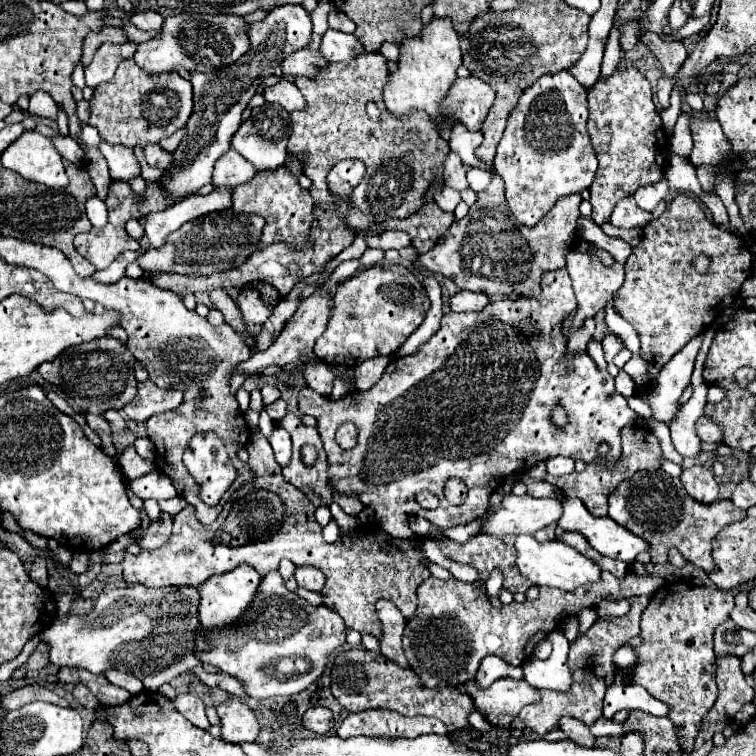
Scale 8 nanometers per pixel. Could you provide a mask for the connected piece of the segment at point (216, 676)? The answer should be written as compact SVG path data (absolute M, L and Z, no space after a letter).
M201 665L193 667L191 673L193 673L201 683L205 683L207 687L219 687L219 689L223 689L223 691L227 691L227 693L237 695L237 697L245 697L245 691L241 691L241 683L237 683L235 679L231 679L231 677L225 675L225 673L207 673L207 671L203 671Z

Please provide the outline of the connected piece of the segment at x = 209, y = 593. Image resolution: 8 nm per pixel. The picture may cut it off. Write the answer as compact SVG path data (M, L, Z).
M239 565L237 569L233 569L229 573L223 573L223 575L217 575L213 579L207 579L201 585L201 589L199 589L199 595L201 595L199 619L201 619L201 623L207 629L211 629L211 627L229 625L231 621L239 619L241 611L245 611L245 607L249 607L253 595L257 593L259 581L261 581L261 575L253 567L249 567L249 565Z

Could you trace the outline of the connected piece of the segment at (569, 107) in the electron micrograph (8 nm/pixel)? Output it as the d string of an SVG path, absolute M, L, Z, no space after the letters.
M569 71L549 73L537 79L523 91L517 107L509 113L493 169L505 181L505 197L513 217L525 227L537 225L559 197L581 193L593 183L597 155L585 125L587 89Z

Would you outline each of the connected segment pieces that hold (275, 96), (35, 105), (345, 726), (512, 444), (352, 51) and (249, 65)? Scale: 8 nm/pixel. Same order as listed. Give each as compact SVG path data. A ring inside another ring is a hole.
M281 79L277 85L273 87L267 87L265 89L265 99L269 103L279 103L281 107L285 107L289 113L293 111L303 111L307 105L305 105L305 99L301 95L301 91L297 91L295 83L289 83L287 79Z
M37 91L33 97L31 97L31 103L29 103L29 109L27 109L31 115L37 115L37 117L47 117L47 119L57 119L57 103L53 103L53 97L49 97L45 91Z
M359 711L349 713L349 717L339 725L339 737L419 737L423 733L447 735L447 727L435 717L403 717L393 711Z
M547 271L541 277L539 295L489 299L487 307L477 313L443 315L441 329L423 343L417 353L391 361L381 381L369 391L349 391L343 399L333 401L331 397L323 397L309 391L309 387L303 387L297 397L297 407L303 415L313 415L317 419L317 431L329 457L331 489L343 495L355 493L363 505L375 511L381 529L389 537L409 539L409 515L423 517L442 529L465 525L487 511L491 493L505 481L503 477L525 473L535 465L535 461L563 456L575 461L581 459L583 463L595 463L599 459L597 447L603 441L611 447L611 461L619 459L619 431L625 425L633 425L637 415L629 409L627 399L617 393L615 379L607 375L605 369L599 369L587 353L577 353L573 369L567 369L567 347L561 325L575 309L577 299L567 271ZM555 405L561 405L567 413L567 423L563 427L549 419ZM345 421L355 423L359 429L359 443L349 451L341 449L335 441L335 431ZM449 477L459 477L467 483L469 497L463 505L449 505L449 501L445 501L443 483ZM423 489L439 497L441 505L435 510L425 510L415 501L415 495Z
M327 29L327 33L321 39L321 55L329 63L349 61L361 53L365 53L365 49L361 47L361 41L355 35L341 33L335 29Z
M283 5L267 13L263 21L251 23L247 29L247 35L249 35L251 47L239 61L235 61L233 65L213 75L191 73L195 109L187 123L187 137L181 141L181 145L175 151L175 165L169 171L171 179L167 177L159 179L165 185L165 189L175 197L175 201L211 183L213 165L223 153L231 149L231 139L243 123L241 113L245 111L247 103L257 93L257 87L267 77L273 75L275 67L279 67L287 55L291 55L293 51L299 51L309 43L311 19L309 19L309 13L299 5Z

